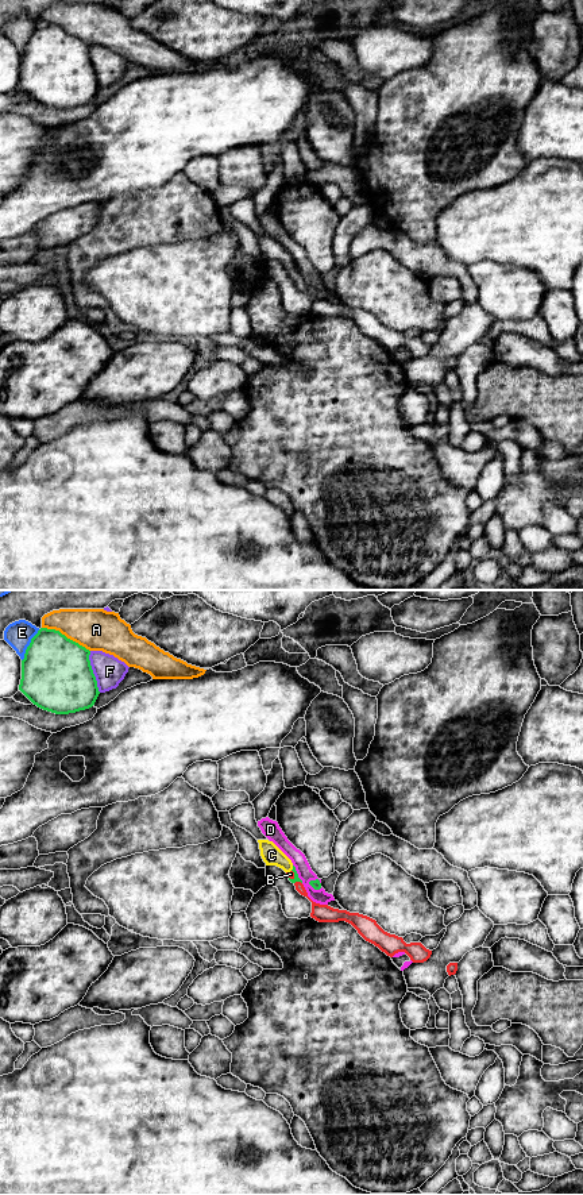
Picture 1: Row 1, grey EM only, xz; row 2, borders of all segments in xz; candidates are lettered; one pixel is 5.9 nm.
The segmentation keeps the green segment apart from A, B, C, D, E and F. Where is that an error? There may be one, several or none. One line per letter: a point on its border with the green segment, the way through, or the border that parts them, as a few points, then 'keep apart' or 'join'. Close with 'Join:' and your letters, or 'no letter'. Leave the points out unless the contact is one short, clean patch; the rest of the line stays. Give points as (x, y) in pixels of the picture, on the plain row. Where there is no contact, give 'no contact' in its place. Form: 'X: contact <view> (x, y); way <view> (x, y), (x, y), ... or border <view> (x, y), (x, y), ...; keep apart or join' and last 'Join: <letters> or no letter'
A: contact xz (65, 31); keep apart
B: contact xz (294, 270); border xz (292, 265), (293, 272), (290, 274); keep apart
C: contact xz (293, 263); keep apart
D: contact xz (315, 284); keep apart
E: contact xz (29, 41); keep apart
F: contact xz (92, 66); keep apart
Join: no letter

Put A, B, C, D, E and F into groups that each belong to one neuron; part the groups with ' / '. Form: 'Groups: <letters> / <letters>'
Groups: A / B C / D / E / F

